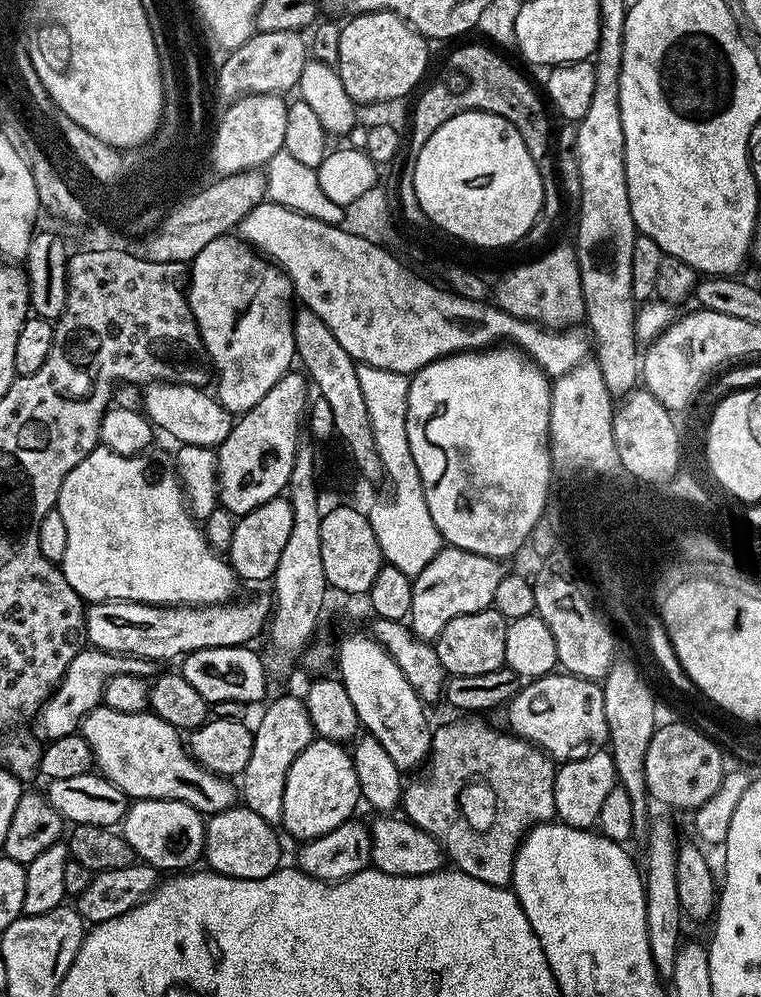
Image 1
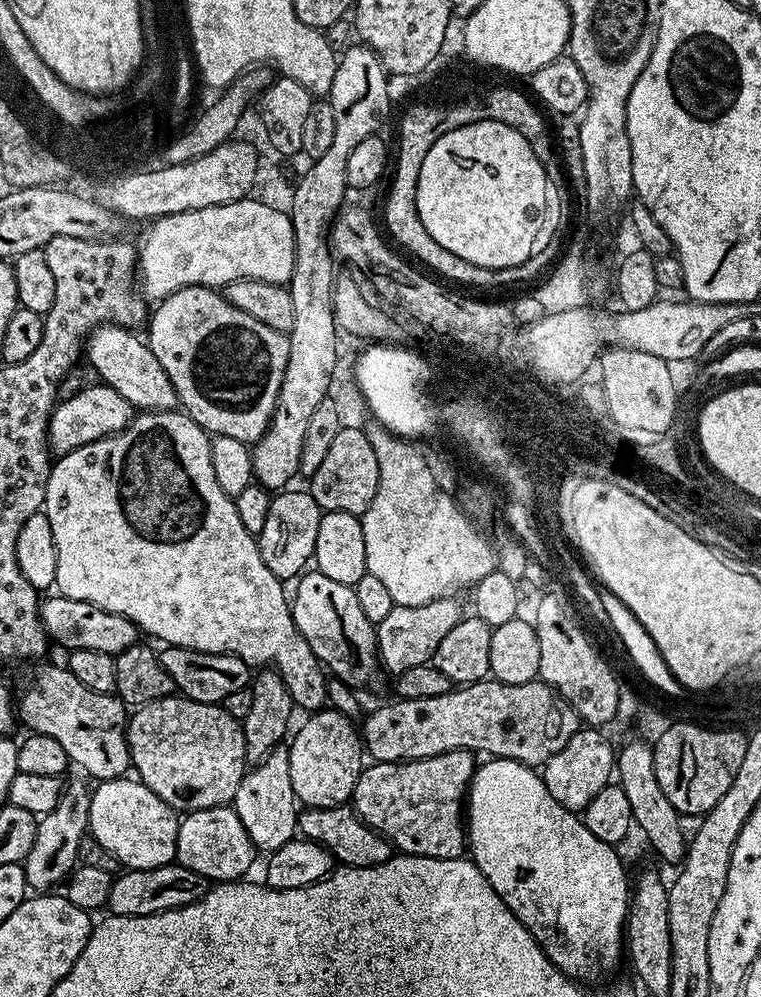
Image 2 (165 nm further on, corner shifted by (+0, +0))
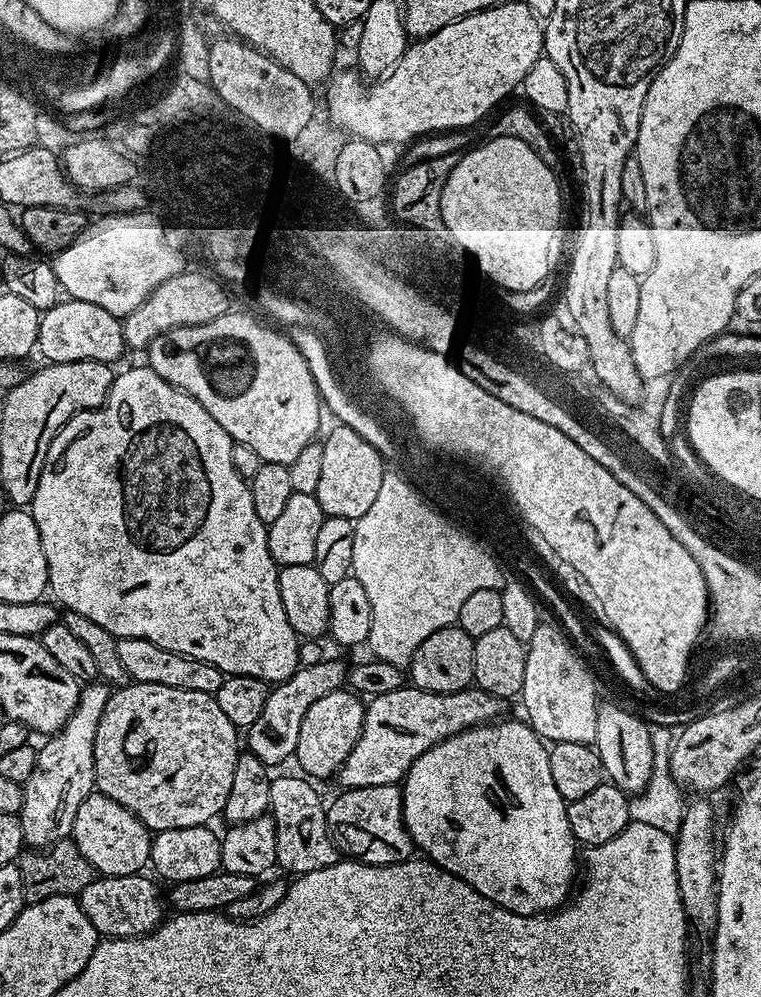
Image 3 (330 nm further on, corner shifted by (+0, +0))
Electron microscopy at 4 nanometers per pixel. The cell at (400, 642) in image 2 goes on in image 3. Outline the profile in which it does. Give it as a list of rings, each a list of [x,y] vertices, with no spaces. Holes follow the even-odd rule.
[[[331,658],[308,662],[297,668],[288,680],[275,685],[268,693],[266,706],[262,706],[262,714],[258,714],[258,718],[254,718],[252,725],[246,729],[247,751],[269,766],[280,764],[283,760],[291,761],[296,755],[298,730],[302,730],[306,710],[310,710],[318,698],[326,698],[326,694],[339,692],[345,687],[348,667],[347,663]]]

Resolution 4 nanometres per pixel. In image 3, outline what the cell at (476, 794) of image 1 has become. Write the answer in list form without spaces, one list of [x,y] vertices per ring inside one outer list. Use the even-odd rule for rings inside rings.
[[[400,784],[346,788],[326,808],[328,832],[345,857],[361,864],[397,864],[413,855],[414,845],[404,825],[404,793]]]

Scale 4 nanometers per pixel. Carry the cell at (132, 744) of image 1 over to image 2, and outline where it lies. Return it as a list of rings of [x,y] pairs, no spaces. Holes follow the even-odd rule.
[[[60,666],[60,668],[44,668],[40,673],[37,674],[36,677],[32,680],[32,685],[29,686],[28,689],[25,690],[24,693],[19,693],[18,696],[18,720],[21,725],[25,724],[27,731],[29,733],[36,733],[38,735],[45,735],[49,738],[56,738],[58,740],[59,745],[66,750],[66,754],[68,755],[69,761],[73,765],[80,767],[82,771],[89,772],[90,775],[93,776],[93,781],[99,782],[102,780],[119,780],[121,777],[125,775],[124,771],[129,771],[130,761],[128,759],[128,734],[127,734],[127,726],[128,726],[128,718],[130,712],[126,705],[119,699],[116,694],[108,695],[106,693],[96,693],[94,690],[90,689],[87,686],[82,686],[82,682],[78,682],[78,678],[74,678],[74,674],[70,674],[67,670],[67,667]]]

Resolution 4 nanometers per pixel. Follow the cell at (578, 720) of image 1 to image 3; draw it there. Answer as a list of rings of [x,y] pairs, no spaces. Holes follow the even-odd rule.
[[[405,686],[371,697],[364,710],[362,734],[340,767],[339,787],[400,784],[412,763],[422,758],[426,750],[465,728],[495,721],[501,715],[500,704],[501,697],[475,686],[460,692],[423,692],[420,688]]]

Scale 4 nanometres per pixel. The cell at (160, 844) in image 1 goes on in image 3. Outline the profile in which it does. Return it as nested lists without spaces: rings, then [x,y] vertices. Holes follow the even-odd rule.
[[[93,791],[92,795],[78,806],[78,814],[74,814],[74,826],[71,839],[76,841],[78,850],[86,854],[86,862],[95,868],[101,876],[135,876],[149,867],[152,854],[153,833],[126,806],[114,802],[114,798],[106,798],[101,792]]]

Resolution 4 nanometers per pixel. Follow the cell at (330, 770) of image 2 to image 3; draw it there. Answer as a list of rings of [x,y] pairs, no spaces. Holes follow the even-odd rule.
[[[341,690],[326,694],[326,698],[318,698],[310,710],[306,710],[306,718],[302,718],[302,730],[298,730],[298,746],[296,747],[295,763],[300,763],[299,771],[305,777],[335,777],[340,771],[342,762],[354,750],[354,742],[362,734],[364,710],[366,704],[356,692]]]

